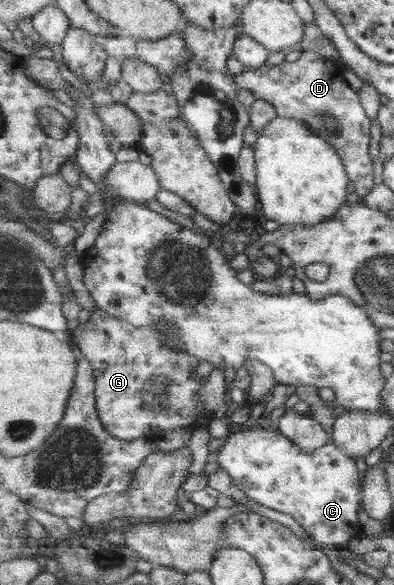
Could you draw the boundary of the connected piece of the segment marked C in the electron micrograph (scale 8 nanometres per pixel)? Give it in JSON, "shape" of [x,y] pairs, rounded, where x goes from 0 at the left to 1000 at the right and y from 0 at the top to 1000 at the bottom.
{"shape":[[[655,728],[640,735],[589,733],[571,759],[553,768],[556,798],[589,812],[594,827],[640,855],[680,868],[734,879],[761,892],[774,909],[807,928],[838,938],[863,938],[893,923],[919,921],[924,909],[914,896],[914,865],[921,865],[921,819],[909,793],[873,768],[848,756],[792,774],[766,769],[739,749],[708,735]]]}

